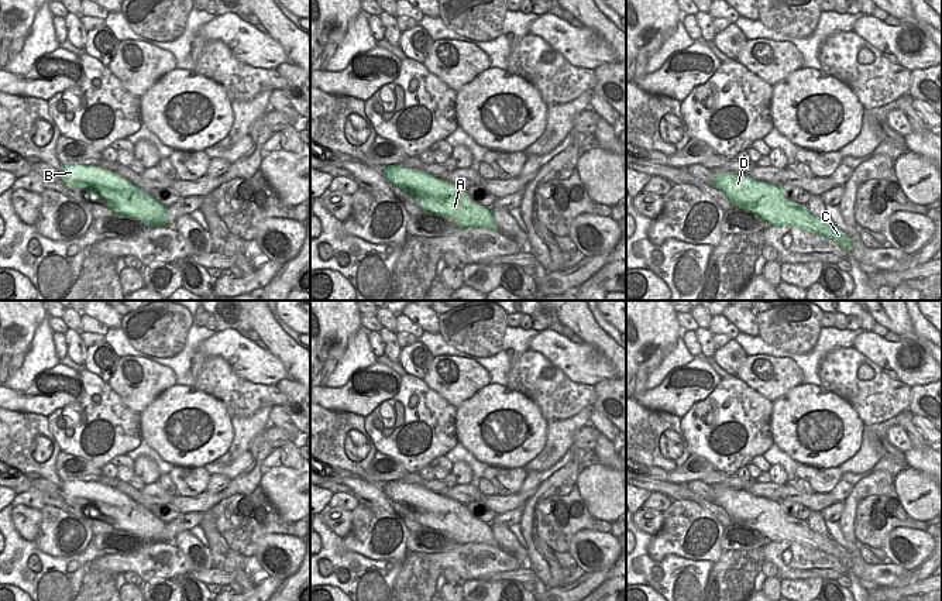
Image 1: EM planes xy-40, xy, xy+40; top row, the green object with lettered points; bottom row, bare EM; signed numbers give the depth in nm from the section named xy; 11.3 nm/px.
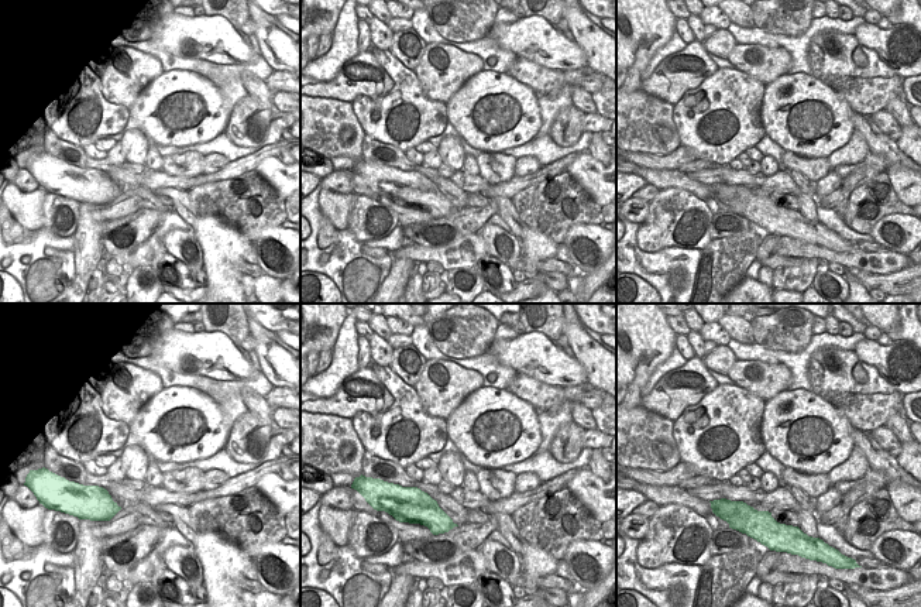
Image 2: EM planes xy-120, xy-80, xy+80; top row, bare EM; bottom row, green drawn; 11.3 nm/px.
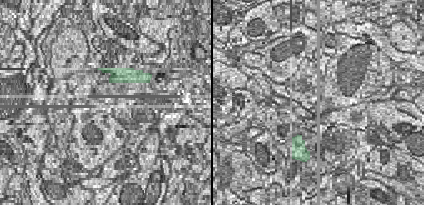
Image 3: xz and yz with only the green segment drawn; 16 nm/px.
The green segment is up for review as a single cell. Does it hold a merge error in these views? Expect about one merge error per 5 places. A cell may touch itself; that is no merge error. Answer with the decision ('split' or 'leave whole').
leave whole

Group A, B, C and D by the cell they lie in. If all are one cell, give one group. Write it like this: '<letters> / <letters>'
A B C D

